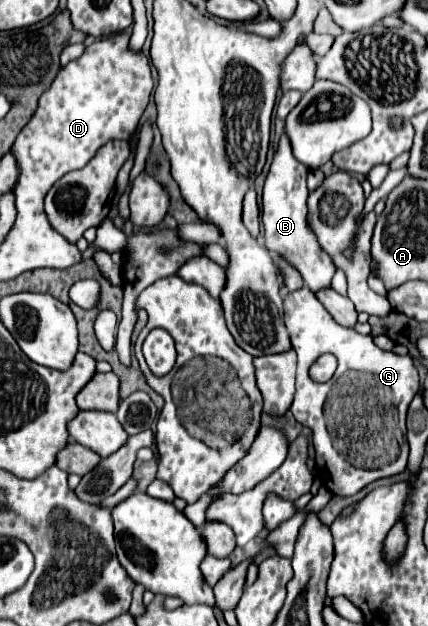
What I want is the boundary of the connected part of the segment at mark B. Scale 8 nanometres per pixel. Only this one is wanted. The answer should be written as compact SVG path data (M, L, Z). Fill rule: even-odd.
M286 136L280 138L278 152L272 160L270 172L266 176L264 184L264 194L262 194L262 224L264 224L264 238L266 238L266 248L282 258L286 258L302 276L304 284L316 292L324 286L330 286L330 280L334 276L334 262L330 256L320 248L318 240L314 238L314 232L310 230L306 222L308 206L308 188L306 188L306 174L308 168L302 166L294 156L292 156L292 146Z

